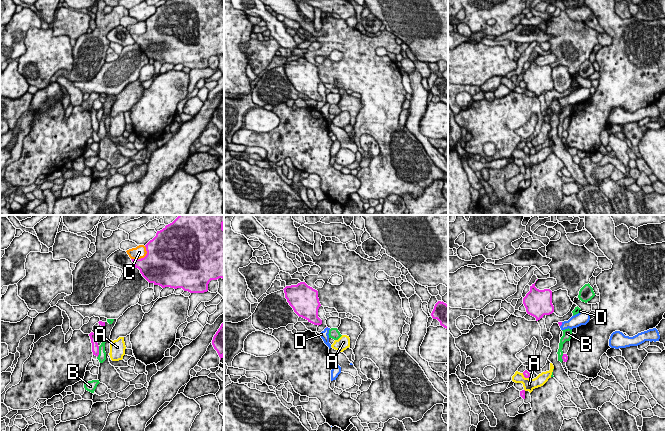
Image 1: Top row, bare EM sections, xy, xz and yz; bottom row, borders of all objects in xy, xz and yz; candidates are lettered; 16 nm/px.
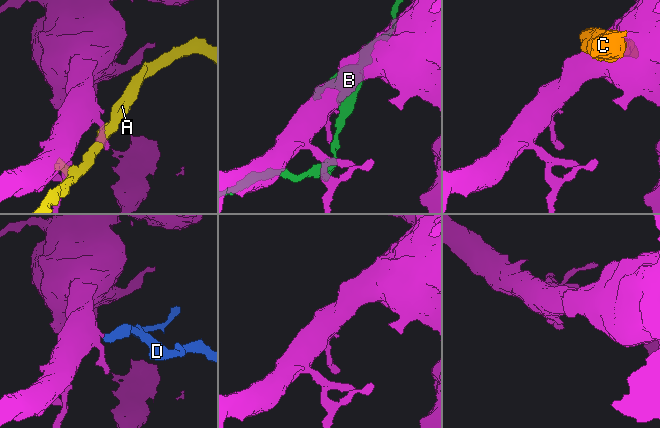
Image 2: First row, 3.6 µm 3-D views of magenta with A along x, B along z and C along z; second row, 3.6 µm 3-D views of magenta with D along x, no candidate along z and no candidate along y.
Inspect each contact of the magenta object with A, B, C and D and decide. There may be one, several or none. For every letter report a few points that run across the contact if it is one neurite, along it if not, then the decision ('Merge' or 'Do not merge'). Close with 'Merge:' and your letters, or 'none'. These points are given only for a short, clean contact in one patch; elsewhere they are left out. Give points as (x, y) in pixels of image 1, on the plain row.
A: Do not merge
B: Do not merge
C: Do not merge
D: Line: yz (560, 99), (561, 100), (570, 100), (575, 97). Merge
Merge: D

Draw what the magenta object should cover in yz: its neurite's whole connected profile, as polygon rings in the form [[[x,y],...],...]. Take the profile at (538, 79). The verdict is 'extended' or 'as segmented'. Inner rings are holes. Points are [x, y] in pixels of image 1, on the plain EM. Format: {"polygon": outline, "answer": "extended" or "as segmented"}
{"polygon": [[[535,59],[530,62],[530,67],[523,74],[523,80],[527,90],[535,93],[536,97],[554,88],[552,67],[550,65],[539,66],[535,63]]], "answer": "as segmented"}

